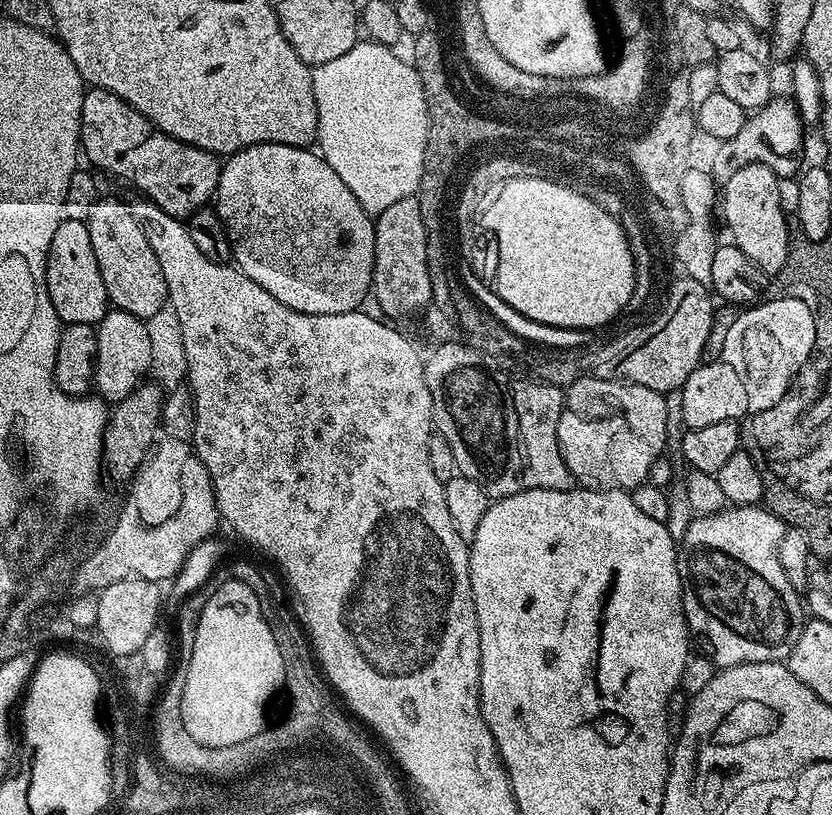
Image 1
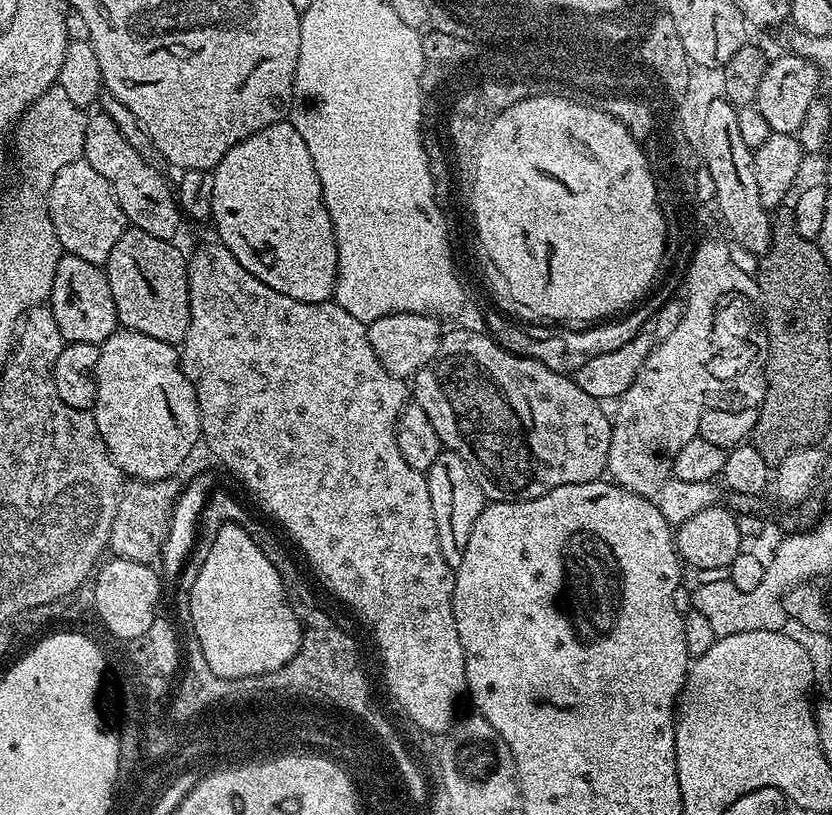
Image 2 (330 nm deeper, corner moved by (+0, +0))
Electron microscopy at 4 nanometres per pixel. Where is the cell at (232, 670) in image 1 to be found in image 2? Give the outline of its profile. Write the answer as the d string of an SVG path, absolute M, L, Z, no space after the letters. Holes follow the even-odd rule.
M229 522L222 526L222 530L218 530L218 538L214 538L214 546L210 546L210 550L206 554L206 562L202 562L202 568L198 570L196 576L191 577L190 586L187 585L188 603L186 611L188 611L187 619L194 625L198 642L200 644L200 652L206 656L206 662L209 663L210 670L214 676L221 676L227 680L233 680L235 676L245 676L246 670L254 670L262 664L273 665L274 662L290 662L290 653L296 651L296 645L300 643L300 624L298 618L295 617L295 611L288 599L288 593L285 591L284 580L277 574L272 573L272 567L264 560L264 556L260 556L262 550L255 544L252 532L244 529L245 525L240 522Z

